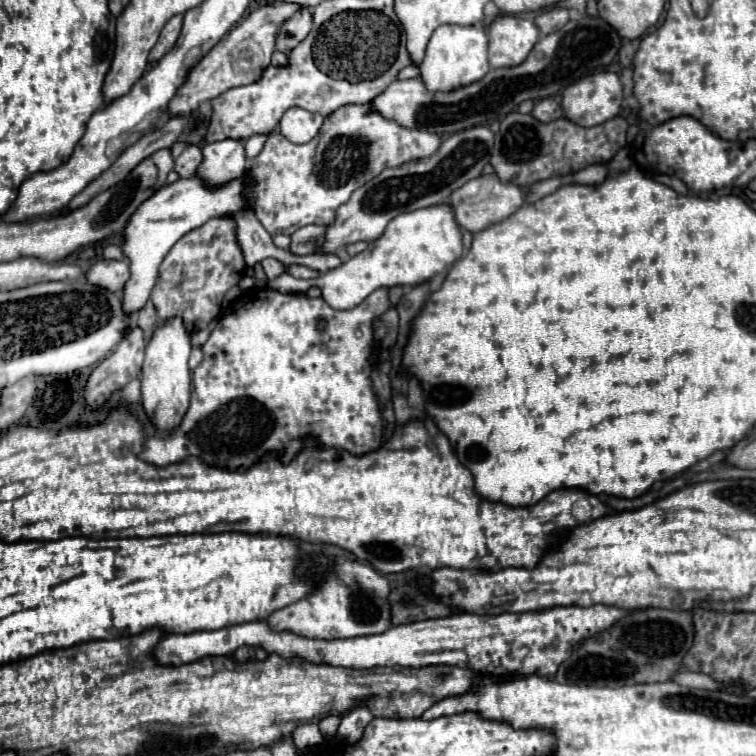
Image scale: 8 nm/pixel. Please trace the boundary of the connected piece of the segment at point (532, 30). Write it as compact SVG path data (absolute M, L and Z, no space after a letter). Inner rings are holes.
M500 16L492 22L490 30L490 66L512 68L526 60L540 38L540 30L532 20Z

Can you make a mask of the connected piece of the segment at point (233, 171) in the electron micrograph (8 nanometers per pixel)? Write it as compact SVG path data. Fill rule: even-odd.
M220 140L210 142L202 148L204 160L198 168L198 176L208 186L220 186L232 178L238 178L246 170L246 152L242 140Z

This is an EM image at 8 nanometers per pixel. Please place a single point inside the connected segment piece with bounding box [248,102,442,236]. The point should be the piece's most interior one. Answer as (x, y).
(298, 184)

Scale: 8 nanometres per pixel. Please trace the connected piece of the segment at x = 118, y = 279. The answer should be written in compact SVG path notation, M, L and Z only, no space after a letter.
M98 260L84 272L84 278L110 292L122 292L130 278L130 268L126 260Z

